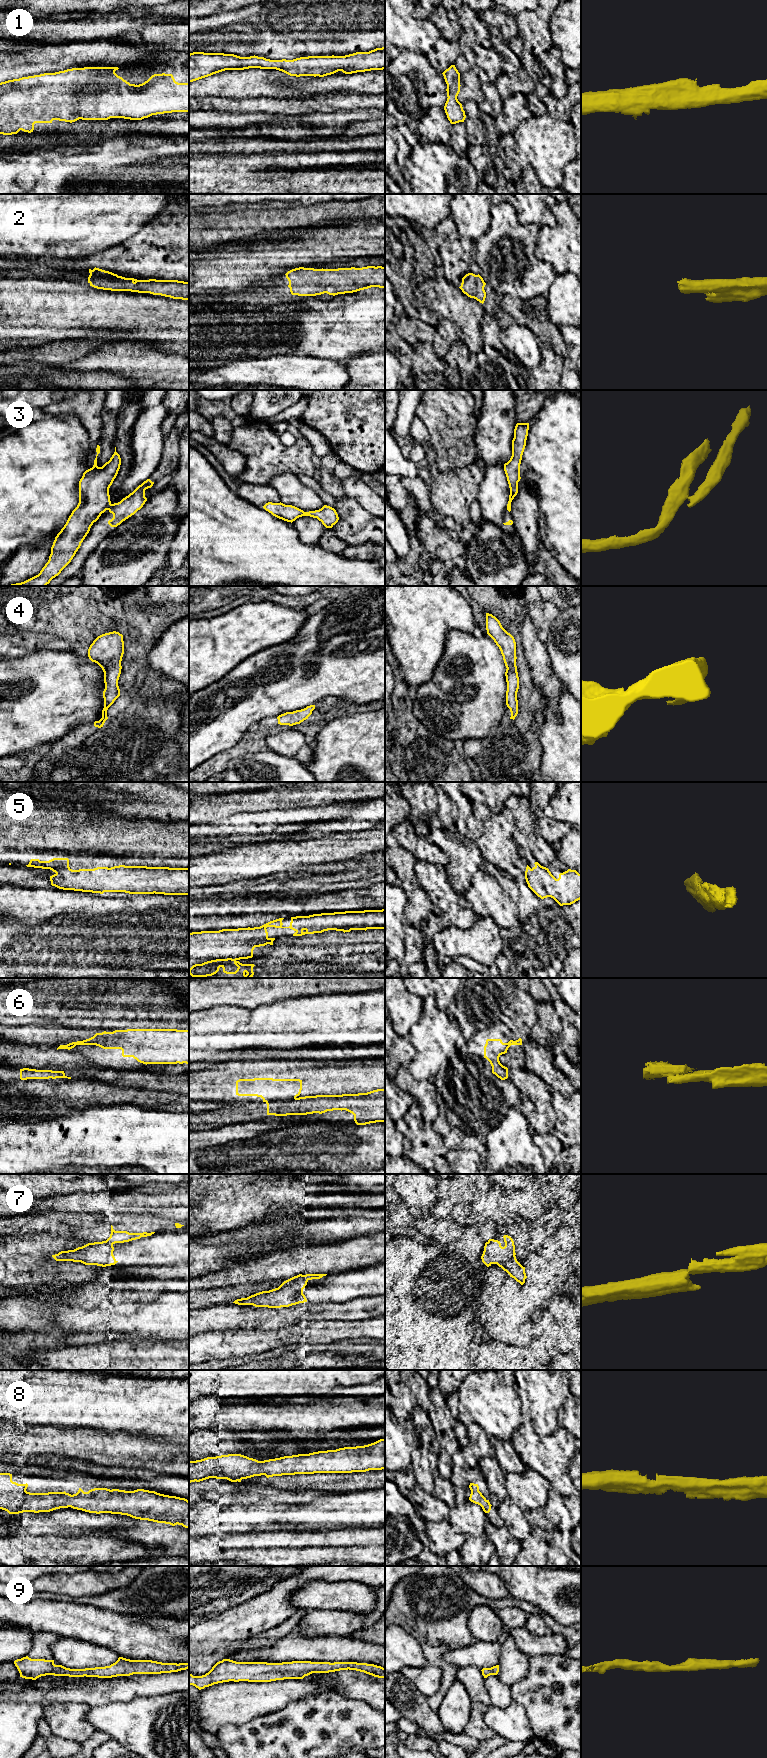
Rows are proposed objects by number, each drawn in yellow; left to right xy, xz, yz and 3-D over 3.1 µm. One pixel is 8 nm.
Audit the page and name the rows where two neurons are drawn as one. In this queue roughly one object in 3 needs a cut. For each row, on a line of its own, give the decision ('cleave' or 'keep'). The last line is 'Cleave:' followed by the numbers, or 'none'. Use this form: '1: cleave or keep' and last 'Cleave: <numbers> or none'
1: keep
2: keep
3: cleave
4: keep
5: keep
6: cleave
7: cleave
8: keep
9: keep
Cleave: 3, 6, 7

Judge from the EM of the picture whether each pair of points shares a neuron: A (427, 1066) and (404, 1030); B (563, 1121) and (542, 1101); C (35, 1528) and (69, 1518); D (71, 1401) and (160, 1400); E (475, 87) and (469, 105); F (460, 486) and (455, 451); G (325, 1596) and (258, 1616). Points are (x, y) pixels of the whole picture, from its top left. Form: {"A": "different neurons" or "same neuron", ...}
{"A": "different neurons", "B": "different neurons", "C": "same neuron", "D": "same neuron", "E": "different neurons", "F": "different neurons", "G": "different neurons"}

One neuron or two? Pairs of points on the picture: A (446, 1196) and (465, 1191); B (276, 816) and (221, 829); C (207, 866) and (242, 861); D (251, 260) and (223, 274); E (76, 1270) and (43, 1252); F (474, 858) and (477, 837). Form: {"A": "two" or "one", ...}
{"A": "one", "B": "one", "C": "one", "D": "one", "E": "one", "F": "two"}

